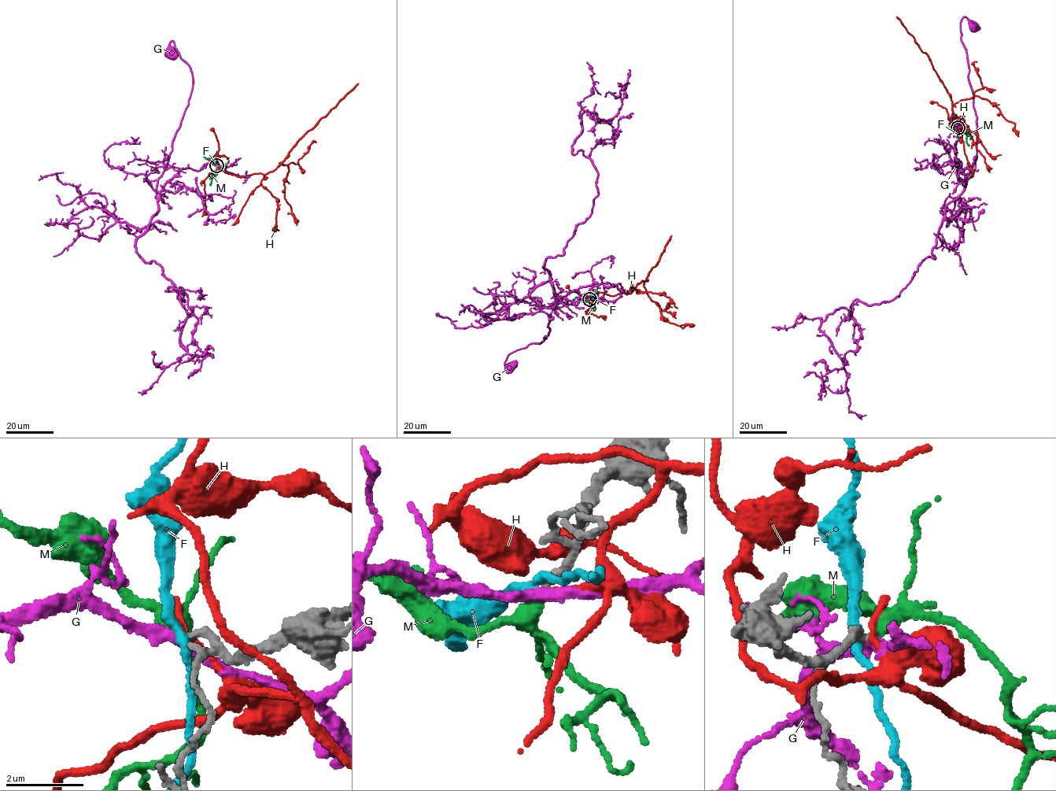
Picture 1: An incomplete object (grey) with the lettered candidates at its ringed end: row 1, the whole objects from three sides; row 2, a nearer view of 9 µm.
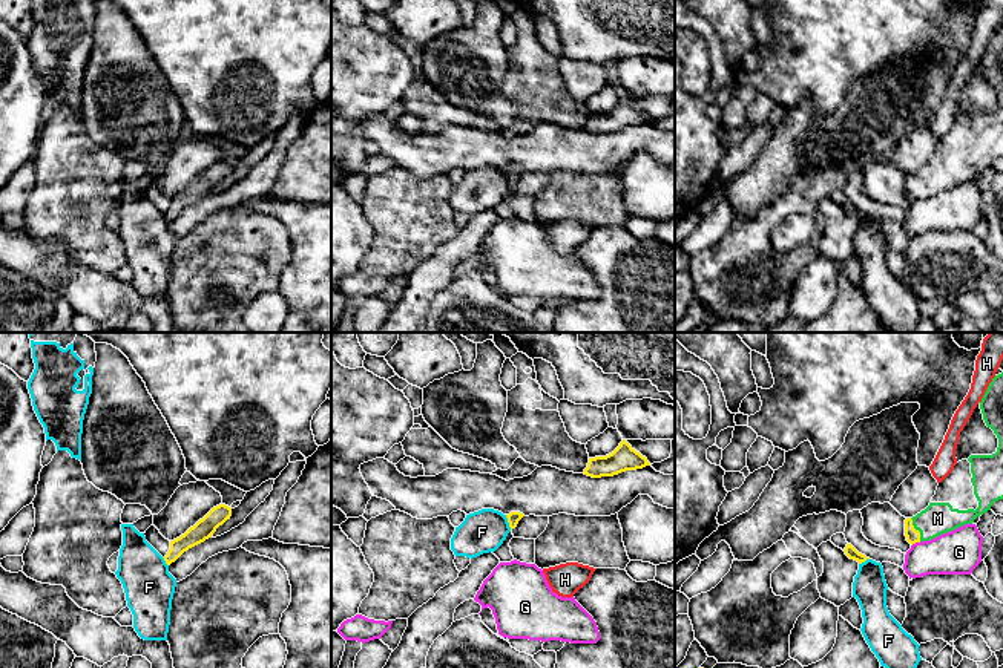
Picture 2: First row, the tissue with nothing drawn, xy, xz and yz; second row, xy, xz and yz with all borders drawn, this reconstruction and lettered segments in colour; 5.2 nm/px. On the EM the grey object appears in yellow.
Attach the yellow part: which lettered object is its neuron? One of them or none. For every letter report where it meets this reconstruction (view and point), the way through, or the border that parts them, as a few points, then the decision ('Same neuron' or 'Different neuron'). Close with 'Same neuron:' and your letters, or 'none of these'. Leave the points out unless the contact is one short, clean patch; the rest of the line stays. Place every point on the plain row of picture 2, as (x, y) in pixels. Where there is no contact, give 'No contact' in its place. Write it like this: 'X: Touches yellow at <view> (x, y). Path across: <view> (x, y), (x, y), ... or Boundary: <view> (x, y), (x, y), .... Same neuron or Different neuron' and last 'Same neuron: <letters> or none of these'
F: Touches yellow at xz (508, 178). Boundary: xz (505, 172), (511, 186). Different neuron
G: Touches yellow at yz (916, 198). Boundary: yz (920, 198), (911, 203). Different neuron
H: No contact. Different neuron
M: Touches yellow at yz (914, 186). Path across: yz (913, 192), (914, 186), (924, 184), (937, 175). Same neuron
Same neuron: M

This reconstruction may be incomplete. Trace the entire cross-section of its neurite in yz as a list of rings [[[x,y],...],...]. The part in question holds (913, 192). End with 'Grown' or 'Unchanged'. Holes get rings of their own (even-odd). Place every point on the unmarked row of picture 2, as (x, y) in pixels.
[[[1003,29],[989,40],[980,58],[980,66],[986,83],[998,95],[997,109],[992,112],[971,112],[954,123],[952,129],[939,139],[929,162],[916,173],[905,176],[905,193],[911,202],[931,198],[965,181],[972,181],[977,173],[991,167],[995,158],[1003,156]]]. Grown

